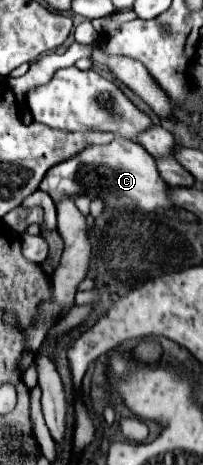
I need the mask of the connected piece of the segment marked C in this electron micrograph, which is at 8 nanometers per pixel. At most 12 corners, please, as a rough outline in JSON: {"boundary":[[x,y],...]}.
{"boundary":[[116,137],[54,165],[40,189],[106,207],[174,209],[136,141]]}

